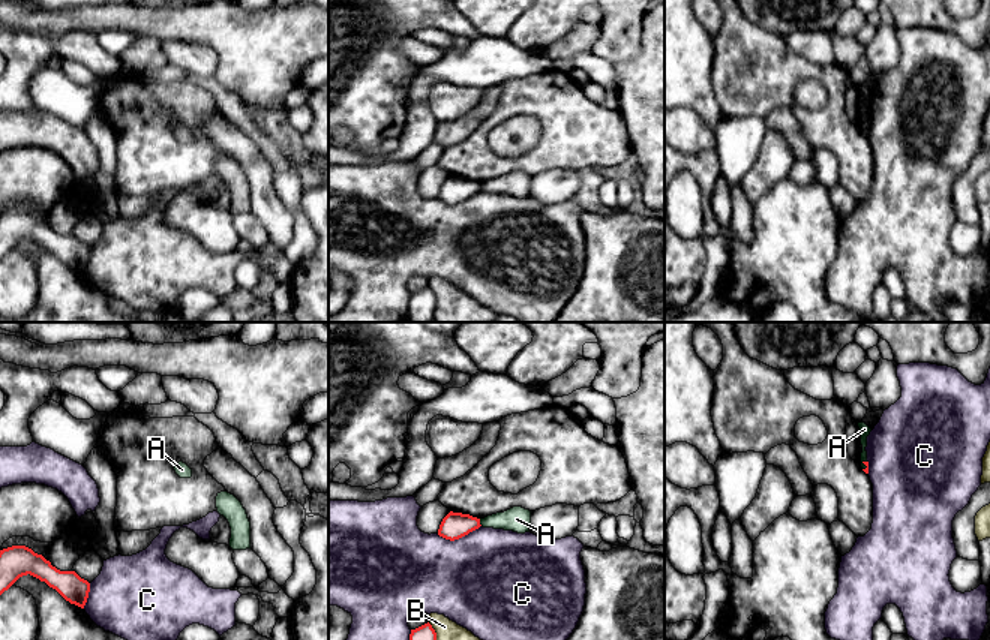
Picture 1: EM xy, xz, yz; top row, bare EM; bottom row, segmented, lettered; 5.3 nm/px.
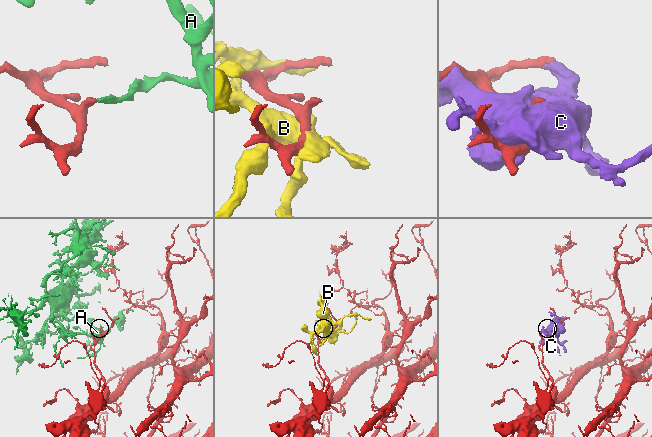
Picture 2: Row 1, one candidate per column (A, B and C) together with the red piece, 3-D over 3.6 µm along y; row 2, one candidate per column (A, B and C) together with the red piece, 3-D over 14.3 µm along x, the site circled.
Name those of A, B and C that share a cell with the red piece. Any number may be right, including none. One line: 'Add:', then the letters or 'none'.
Add: none

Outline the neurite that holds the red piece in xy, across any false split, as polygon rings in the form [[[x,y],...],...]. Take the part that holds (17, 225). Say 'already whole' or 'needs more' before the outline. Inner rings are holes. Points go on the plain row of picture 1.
already whole; [[[12,210],[0,214],[0,259],[27,238],[45,246],[70,268],[84,273],[90,247],[75,235],[57,234],[42,219],[26,210]]]

